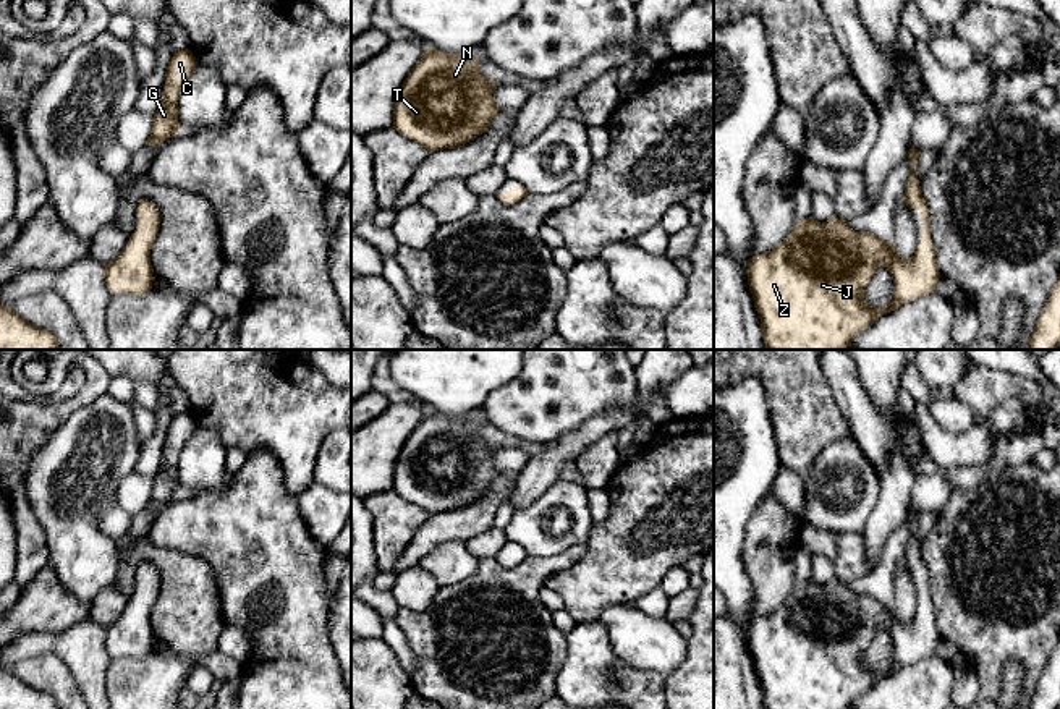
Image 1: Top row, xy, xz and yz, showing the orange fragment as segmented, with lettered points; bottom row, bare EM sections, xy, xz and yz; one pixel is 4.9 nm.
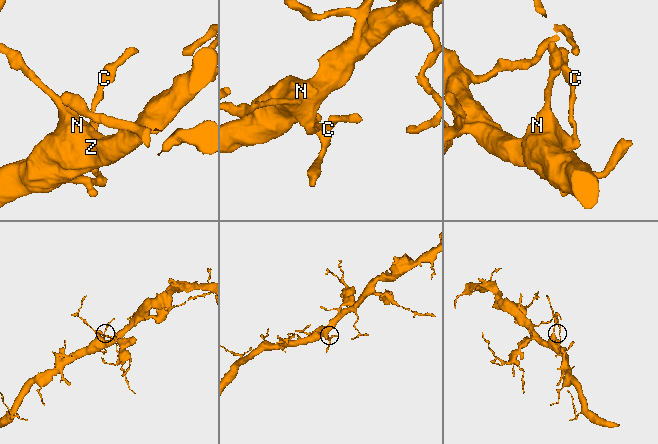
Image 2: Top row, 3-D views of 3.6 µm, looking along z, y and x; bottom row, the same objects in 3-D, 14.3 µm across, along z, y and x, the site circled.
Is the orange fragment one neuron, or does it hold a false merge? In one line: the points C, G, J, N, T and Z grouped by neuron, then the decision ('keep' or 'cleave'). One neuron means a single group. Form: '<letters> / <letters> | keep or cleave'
C G / J N T Z | cleave

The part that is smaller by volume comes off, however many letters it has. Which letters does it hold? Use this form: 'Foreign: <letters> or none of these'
Foreign: C, G

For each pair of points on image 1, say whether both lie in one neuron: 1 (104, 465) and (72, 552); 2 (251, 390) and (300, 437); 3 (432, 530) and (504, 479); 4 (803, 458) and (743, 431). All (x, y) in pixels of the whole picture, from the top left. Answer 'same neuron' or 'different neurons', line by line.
1: same neuron
2: same neuron
3: same neuron
4: different neurons

